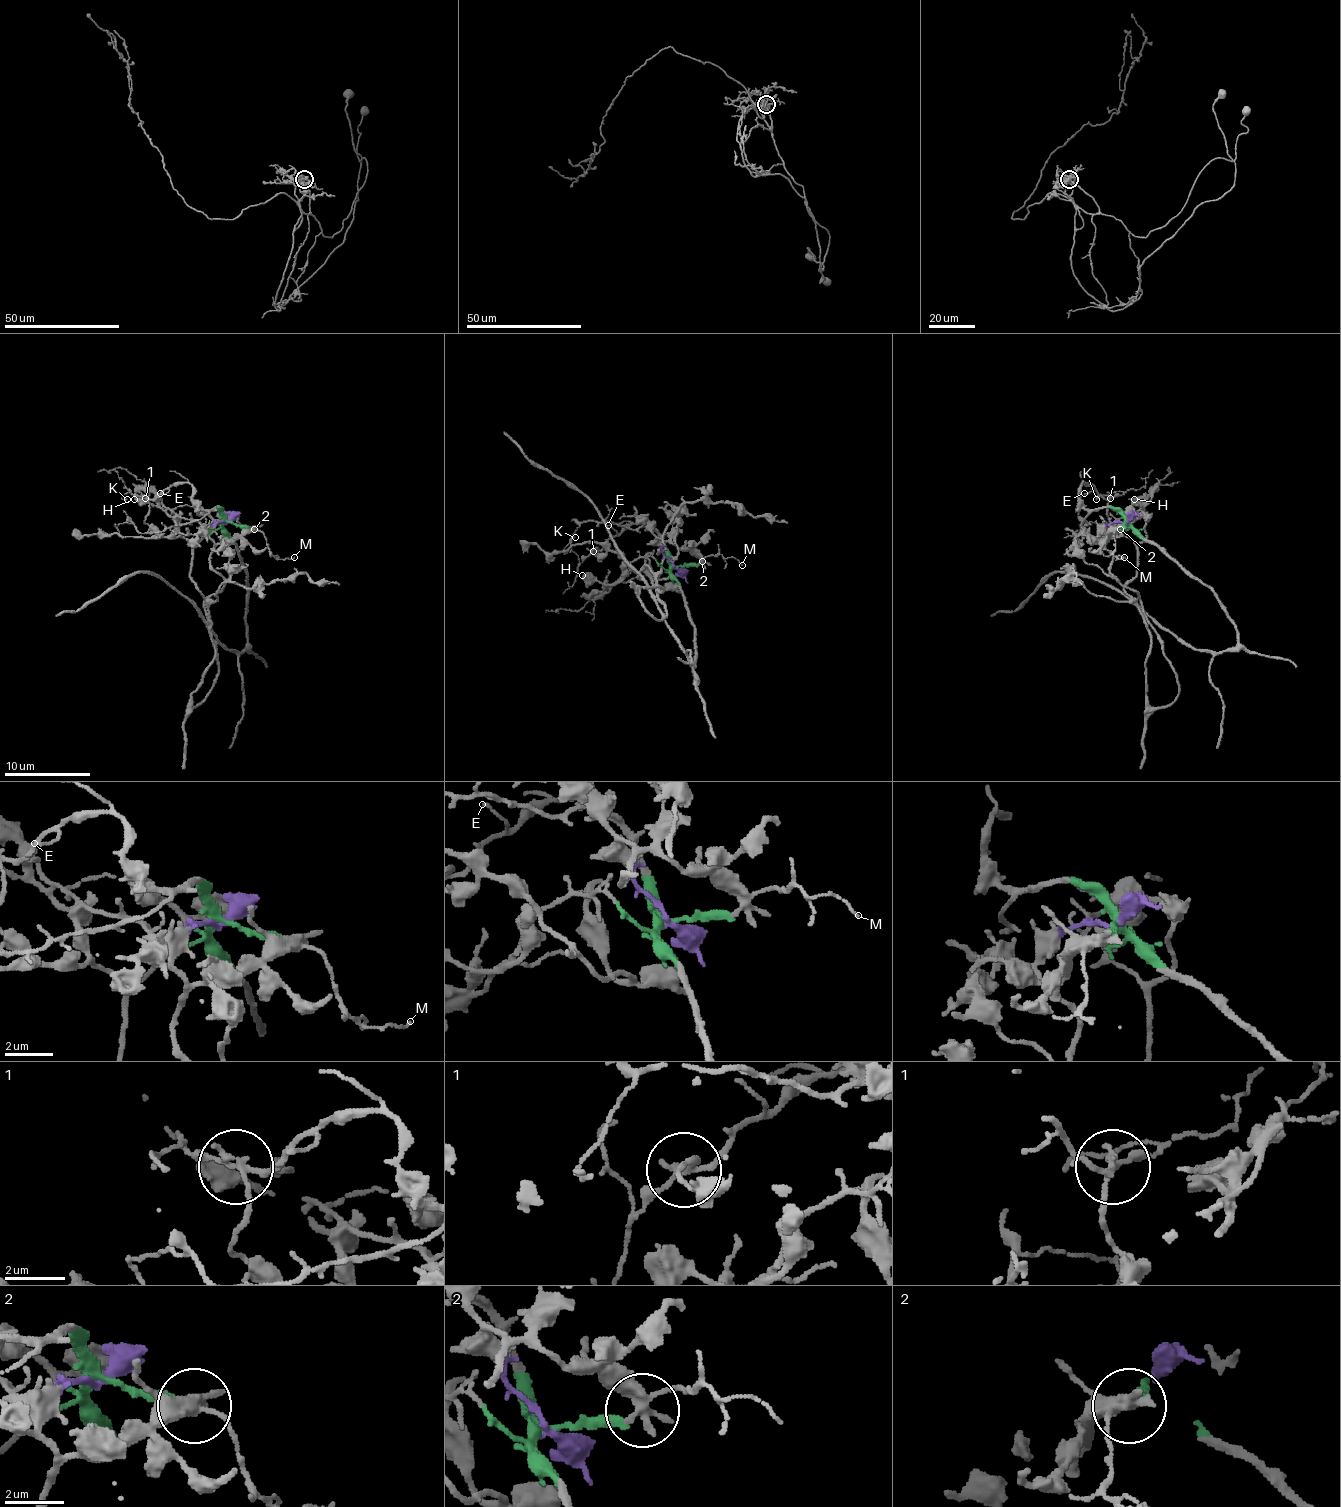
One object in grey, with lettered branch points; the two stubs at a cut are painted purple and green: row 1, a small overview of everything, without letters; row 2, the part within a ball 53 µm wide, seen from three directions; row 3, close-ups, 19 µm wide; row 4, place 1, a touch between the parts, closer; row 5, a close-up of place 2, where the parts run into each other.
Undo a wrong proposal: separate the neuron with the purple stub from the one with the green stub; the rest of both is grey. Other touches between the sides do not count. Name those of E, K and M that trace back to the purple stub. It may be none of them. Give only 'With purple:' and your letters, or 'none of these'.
With purple: none of these

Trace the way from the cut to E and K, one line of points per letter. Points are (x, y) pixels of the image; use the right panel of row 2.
E: (1125, 522), (1115, 509), (1087, 509), (1080, 498), (1082, 483), (1093, 487), (1085, 494)
K: (1125, 522), (1115, 509), (1087, 509), (1080, 498), (1080, 485), (1089, 483), (1108, 498), (1117, 492), (1095, 498)

